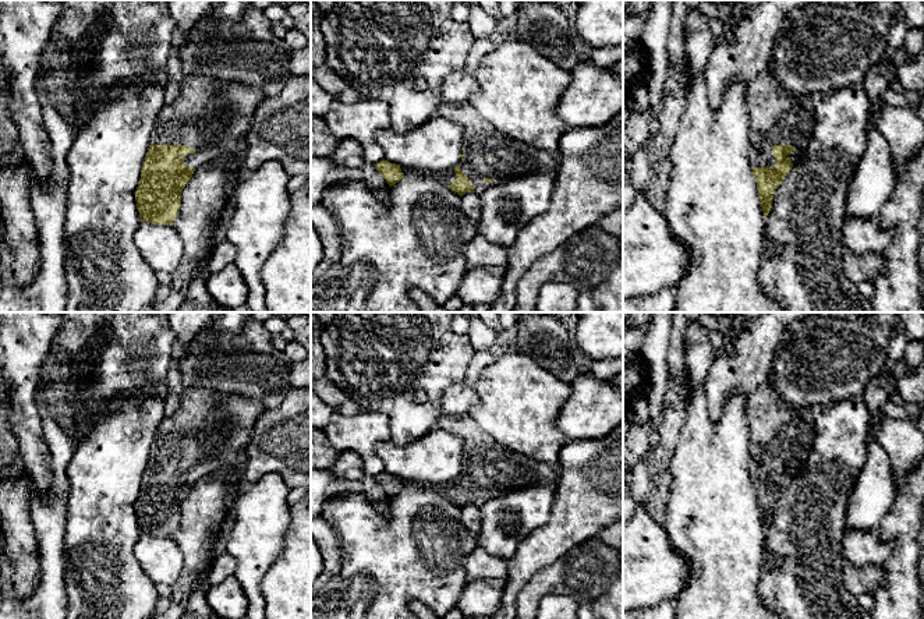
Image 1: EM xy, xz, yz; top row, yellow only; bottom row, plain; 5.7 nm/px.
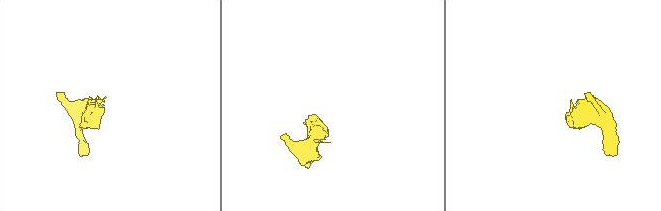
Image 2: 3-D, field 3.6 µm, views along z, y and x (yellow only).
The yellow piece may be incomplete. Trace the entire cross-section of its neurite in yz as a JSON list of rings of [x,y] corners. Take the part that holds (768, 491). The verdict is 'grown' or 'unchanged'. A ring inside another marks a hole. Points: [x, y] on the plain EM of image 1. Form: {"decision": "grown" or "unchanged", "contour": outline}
{"decision": "grown", "contour": [[[769,382],[748,396],[746,413],[751,439],[750,474],[767,533],[775,502],[811,453],[814,431]]]}

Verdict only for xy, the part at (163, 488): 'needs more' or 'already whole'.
needs more

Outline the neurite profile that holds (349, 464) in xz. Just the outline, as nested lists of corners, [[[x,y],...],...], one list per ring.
[[[341,452],[332,467],[332,471],[340,478],[348,478],[362,484],[362,495],[383,516],[390,514],[390,498],[375,481],[364,471],[361,457],[351,452]]]

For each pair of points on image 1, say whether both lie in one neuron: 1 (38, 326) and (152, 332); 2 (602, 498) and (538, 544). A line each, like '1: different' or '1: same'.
1: different
2: same

